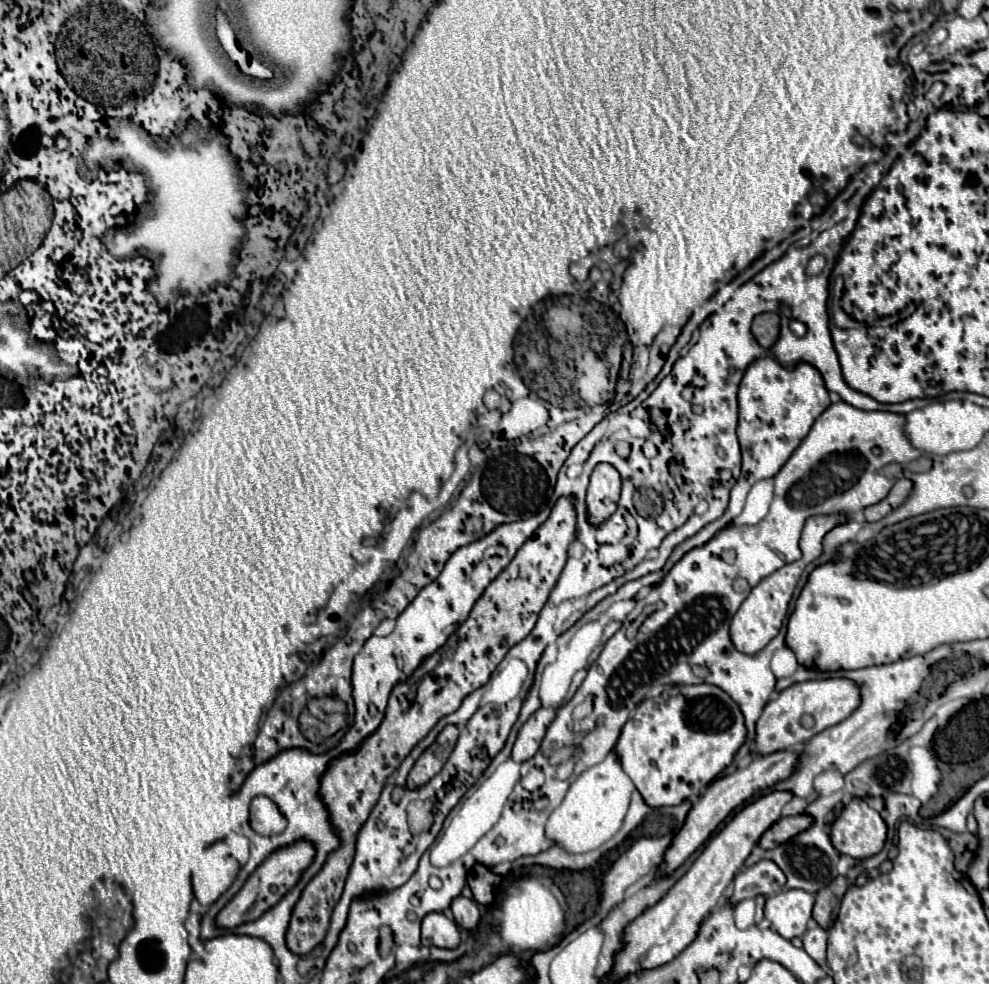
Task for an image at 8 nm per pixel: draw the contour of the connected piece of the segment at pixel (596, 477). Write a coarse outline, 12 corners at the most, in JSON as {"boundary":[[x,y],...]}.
{"boundary":[[600,463],[588,485],[588,523],[598,527],[620,497],[620,475]]}

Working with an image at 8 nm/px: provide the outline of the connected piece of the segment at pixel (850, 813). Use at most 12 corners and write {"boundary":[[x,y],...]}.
{"boundary":[[852,799],[832,825],[832,845],[858,861],[884,847],[878,811]]}

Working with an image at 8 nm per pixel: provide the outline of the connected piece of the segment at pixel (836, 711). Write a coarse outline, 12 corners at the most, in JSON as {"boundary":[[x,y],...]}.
{"boundary":[[812,679],[756,723],[760,755],[790,749],[860,707],[860,685]]}

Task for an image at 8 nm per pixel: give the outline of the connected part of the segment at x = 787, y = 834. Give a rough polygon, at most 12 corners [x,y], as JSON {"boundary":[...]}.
{"boundary":[[806,813],[784,817],[758,841],[762,849],[790,841],[812,827]]}

